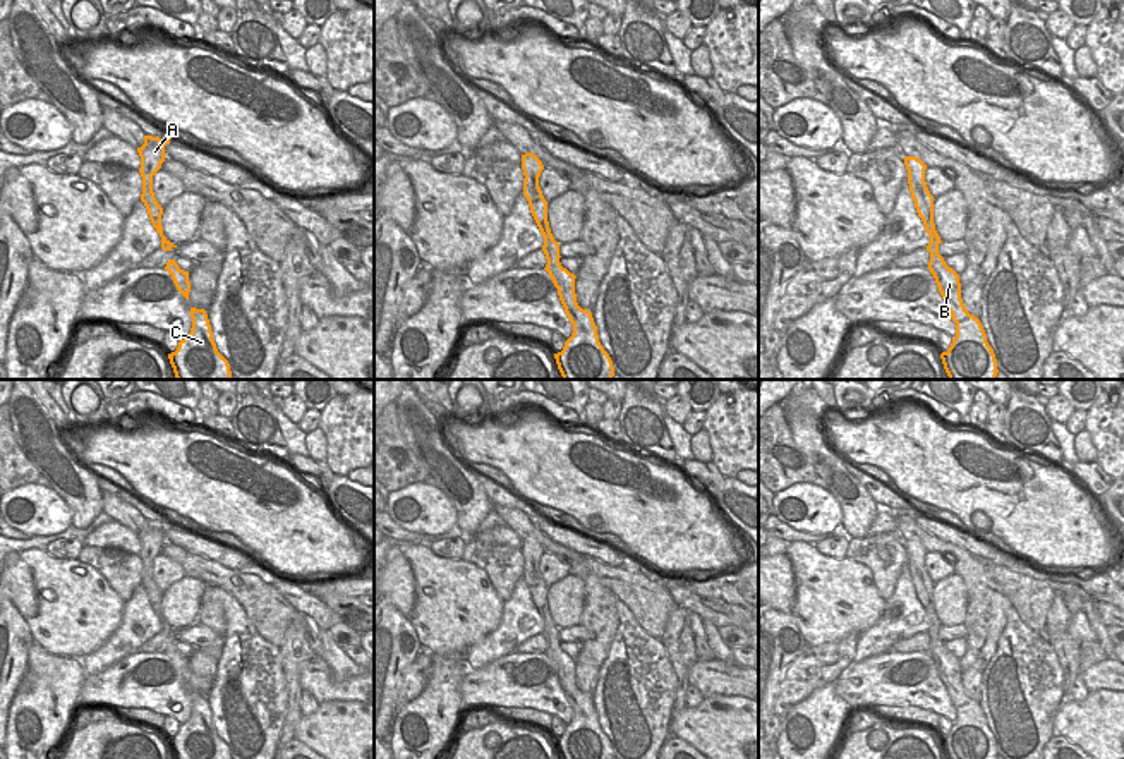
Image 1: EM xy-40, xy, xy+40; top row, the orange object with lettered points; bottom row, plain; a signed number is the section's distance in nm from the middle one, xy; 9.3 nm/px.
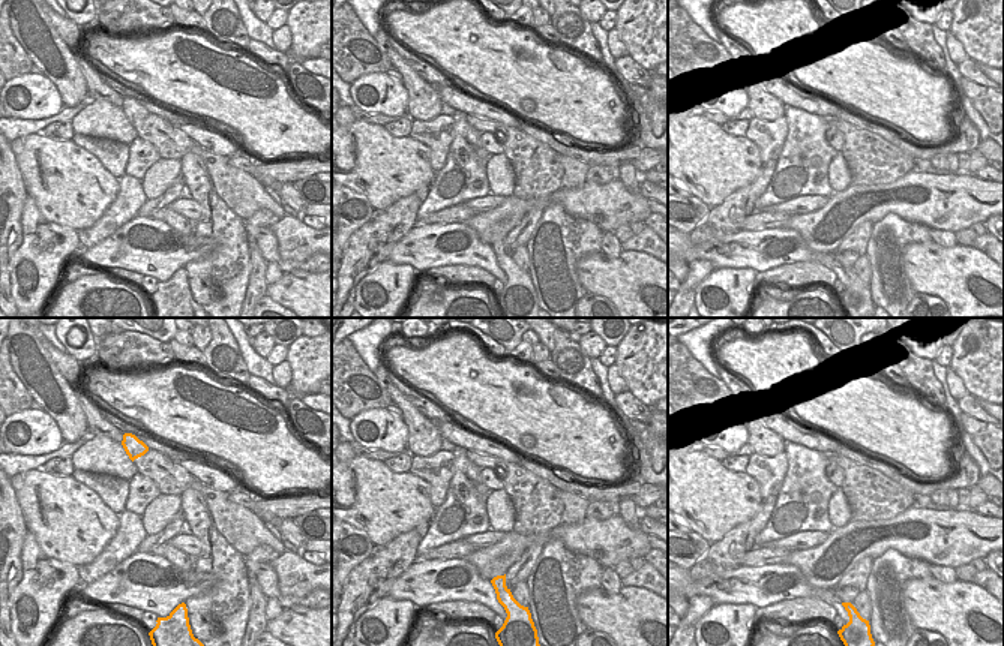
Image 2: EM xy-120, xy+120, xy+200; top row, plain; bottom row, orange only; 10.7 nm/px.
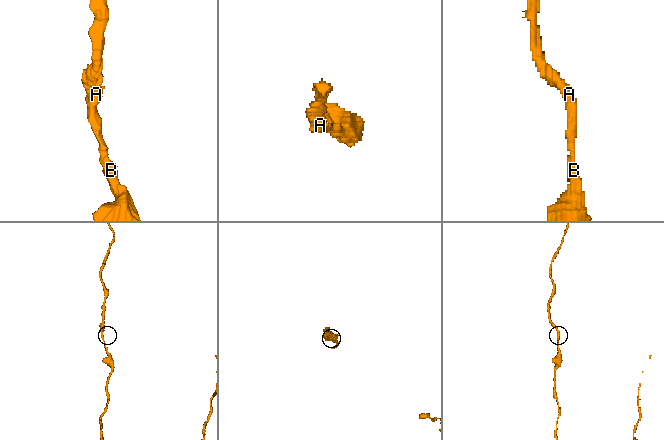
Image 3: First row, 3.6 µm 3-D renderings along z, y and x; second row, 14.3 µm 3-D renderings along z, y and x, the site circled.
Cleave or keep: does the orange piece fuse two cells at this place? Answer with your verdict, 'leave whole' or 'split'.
leave whole

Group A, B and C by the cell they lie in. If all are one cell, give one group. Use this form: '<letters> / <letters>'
A B C

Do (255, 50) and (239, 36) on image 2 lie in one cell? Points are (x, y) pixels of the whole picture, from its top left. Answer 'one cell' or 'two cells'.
two cells

